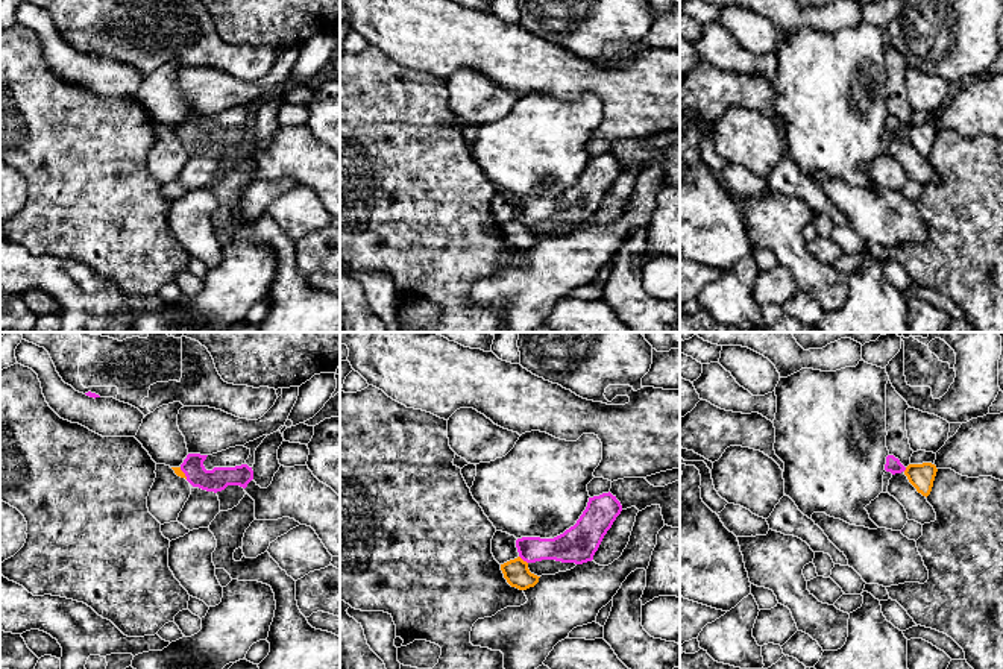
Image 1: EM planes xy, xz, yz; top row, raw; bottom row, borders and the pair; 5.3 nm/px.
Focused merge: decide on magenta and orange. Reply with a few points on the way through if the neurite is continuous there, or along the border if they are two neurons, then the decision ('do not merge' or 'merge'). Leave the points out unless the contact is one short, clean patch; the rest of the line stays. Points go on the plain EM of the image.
along xz (519, 216), (527, 223) | do not merge

